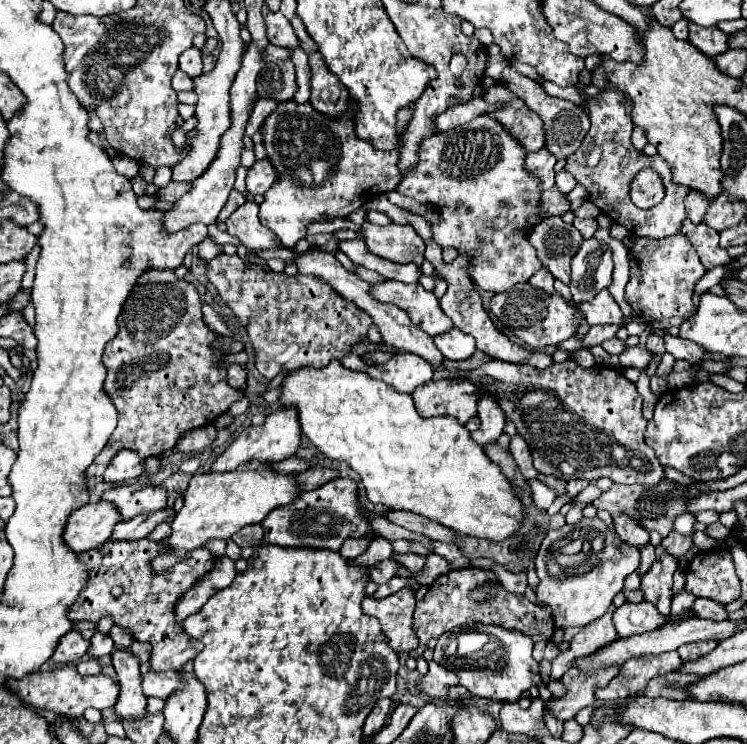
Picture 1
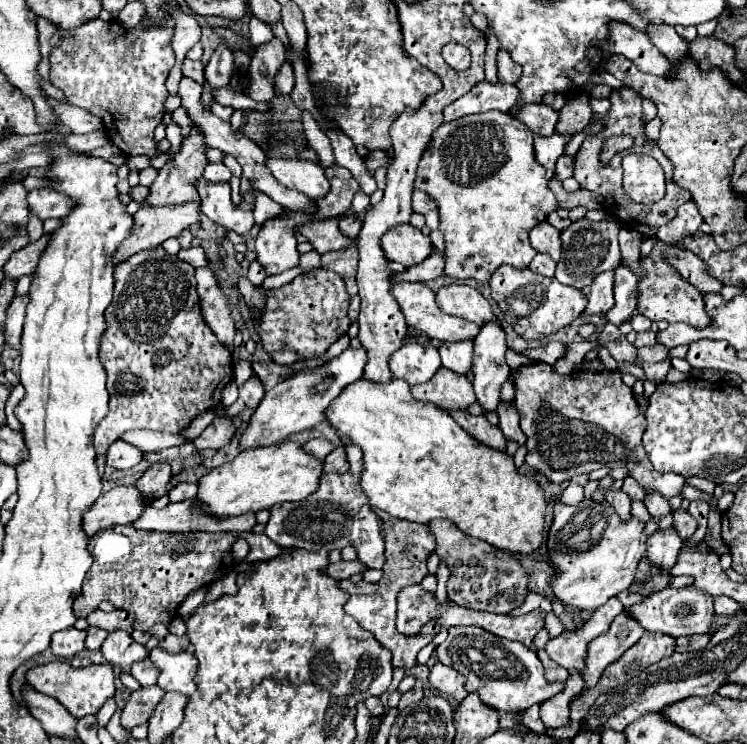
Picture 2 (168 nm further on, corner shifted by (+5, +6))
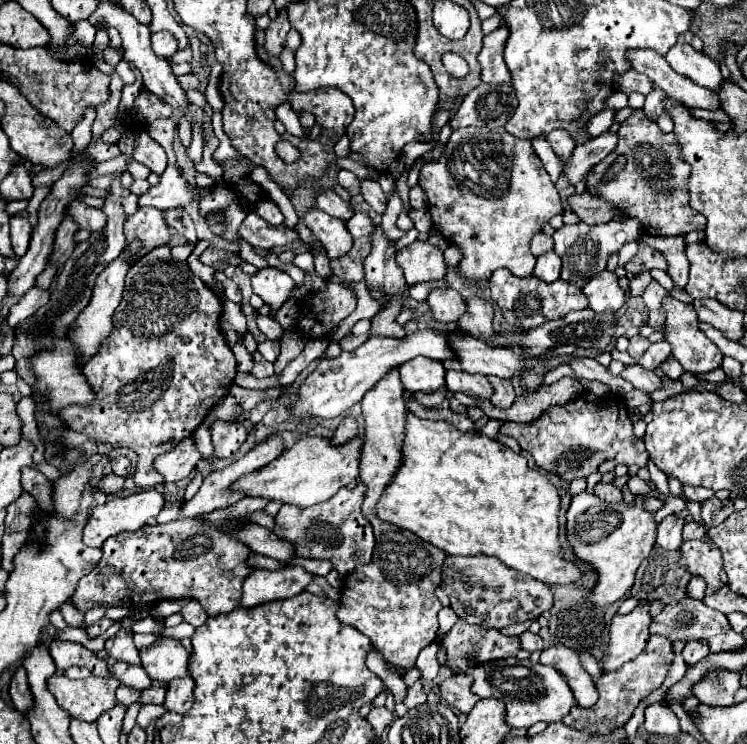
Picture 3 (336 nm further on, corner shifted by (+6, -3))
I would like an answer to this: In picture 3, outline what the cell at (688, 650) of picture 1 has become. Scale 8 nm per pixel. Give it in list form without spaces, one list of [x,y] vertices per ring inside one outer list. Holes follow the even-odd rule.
[[[689,641],[683,649],[683,659],[687,665],[699,663],[707,655],[709,655],[709,643],[707,641]]]

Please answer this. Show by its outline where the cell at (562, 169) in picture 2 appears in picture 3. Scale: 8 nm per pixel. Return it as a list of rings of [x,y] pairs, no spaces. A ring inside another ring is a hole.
[[[603,133],[597,139],[591,139],[591,143],[581,145],[575,149],[575,153],[571,155],[571,165],[565,171],[565,177],[569,179],[571,185],[577,185],[581,181],[581,177],[595,167],[599,161],[603,161],[611,151],[615,151],[617,147],[617,133]]]

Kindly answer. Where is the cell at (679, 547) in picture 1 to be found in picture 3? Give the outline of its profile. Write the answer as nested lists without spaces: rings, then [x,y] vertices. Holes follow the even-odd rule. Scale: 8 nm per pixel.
[[[691,521],[691,523],[685,523],[683,527],[683,539],[689,541],[689,539],[703,539],[707,533],[707,527],[703,523],[697,523],[697,521]]]

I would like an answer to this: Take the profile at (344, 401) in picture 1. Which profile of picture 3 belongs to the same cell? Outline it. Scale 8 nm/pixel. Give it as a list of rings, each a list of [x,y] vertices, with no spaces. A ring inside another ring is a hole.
[[[407,413],[407,437],[405,437],[405,447],[403,447],[403,465],[399,467],[397,475],[393,477],[393,481],[387,485],[385,493],[381,495],[379,503],[377,503],[377,515],[379,519],[387,521],[387,523],[395,523],[397,527],[403,527],[403,529],[409,529],[411,533],[419,535],[423,541],[443,549],[447,555],[463,555],[463,557],[473,557],[477,553],[481,555],[487,555],[487,557],[497,557],[501,563],[505,563],[509,569],[515,569],[519,573],[525,573],[545,585],[569,585],[569,583],[577,583],[581,577],[583,577],[583,571],[579,567],[575,567],[573,561],[565,561],[563,557],[559,557],[561,553],[561,543],[559,543],[559,521],[557,521],[557,515],[559,515],[559,505],[561,505],[561,499],[559,499],[559,491],[557,487],[539,471],[535,469],[529,469],[527,465],[527,459],[521,455],[521,453],[513,453],[509,447],[497,443],[497,441],[491,441],[487,435],[483,435],[481,431],[473,431],[473,433],[461,433],[459,429],[451,427],[449,423],[443,423],[443,421],[427,421],[427,419],[419,419],[411,413]]]

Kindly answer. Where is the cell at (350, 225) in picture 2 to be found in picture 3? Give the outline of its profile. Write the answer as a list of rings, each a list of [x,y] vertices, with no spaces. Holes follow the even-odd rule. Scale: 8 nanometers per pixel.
[[[355,213],[353,219],[347,221],[347,229],[357,239],[361,235],[371,235],[371,231],[375,231],[375,225],[367,213]]]

